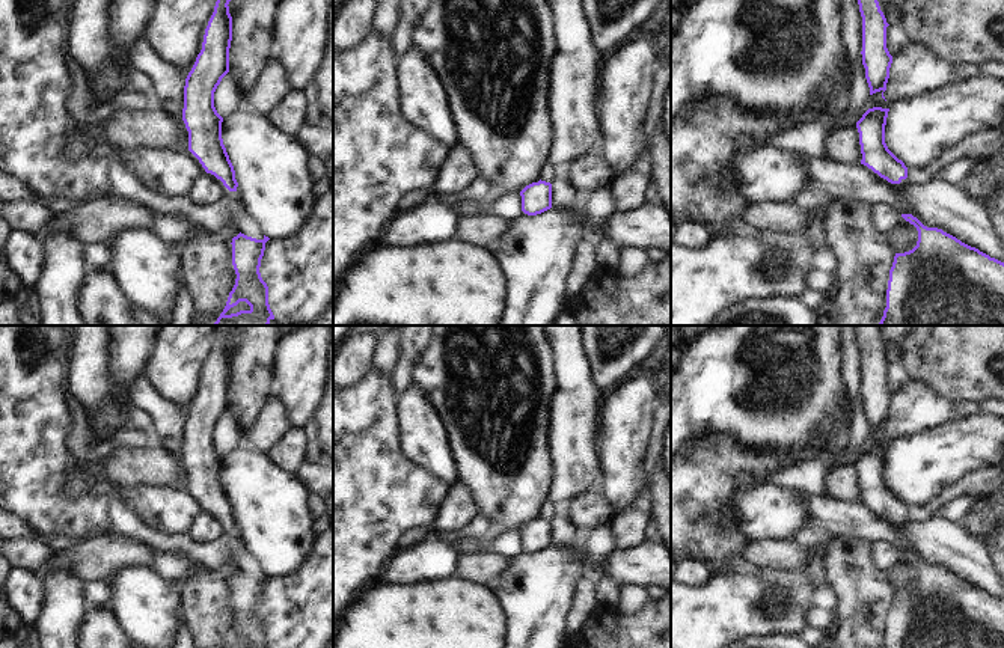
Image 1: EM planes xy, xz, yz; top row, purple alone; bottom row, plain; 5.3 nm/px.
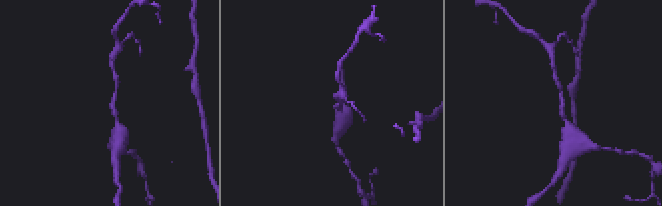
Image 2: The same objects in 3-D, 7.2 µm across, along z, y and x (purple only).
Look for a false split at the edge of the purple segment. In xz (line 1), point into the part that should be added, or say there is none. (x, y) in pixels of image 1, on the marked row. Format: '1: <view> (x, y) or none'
1: none

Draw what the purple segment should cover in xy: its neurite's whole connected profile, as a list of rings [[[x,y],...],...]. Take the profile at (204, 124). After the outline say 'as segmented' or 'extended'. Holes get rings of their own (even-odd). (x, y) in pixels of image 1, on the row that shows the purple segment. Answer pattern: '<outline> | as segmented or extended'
[[[216,2],[202,50],[185,78],[182,121],[188,131],[188,151],[207,173],[220,179],[229,191],[237,191],[235,170],[222,139],[223,118],[214,107],[214,92],[229,72],[232,41],[229,2]]] | as segmented

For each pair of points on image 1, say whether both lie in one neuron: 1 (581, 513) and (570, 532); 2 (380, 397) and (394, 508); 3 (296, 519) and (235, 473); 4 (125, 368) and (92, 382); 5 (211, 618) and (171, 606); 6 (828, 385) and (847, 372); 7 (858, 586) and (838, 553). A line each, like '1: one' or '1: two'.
1: two
2: one
3: one
4: two
5: two
6: two
7: one

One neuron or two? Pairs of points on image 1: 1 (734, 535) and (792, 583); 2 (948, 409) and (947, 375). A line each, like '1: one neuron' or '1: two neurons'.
1: two neurons
2: two neurons

